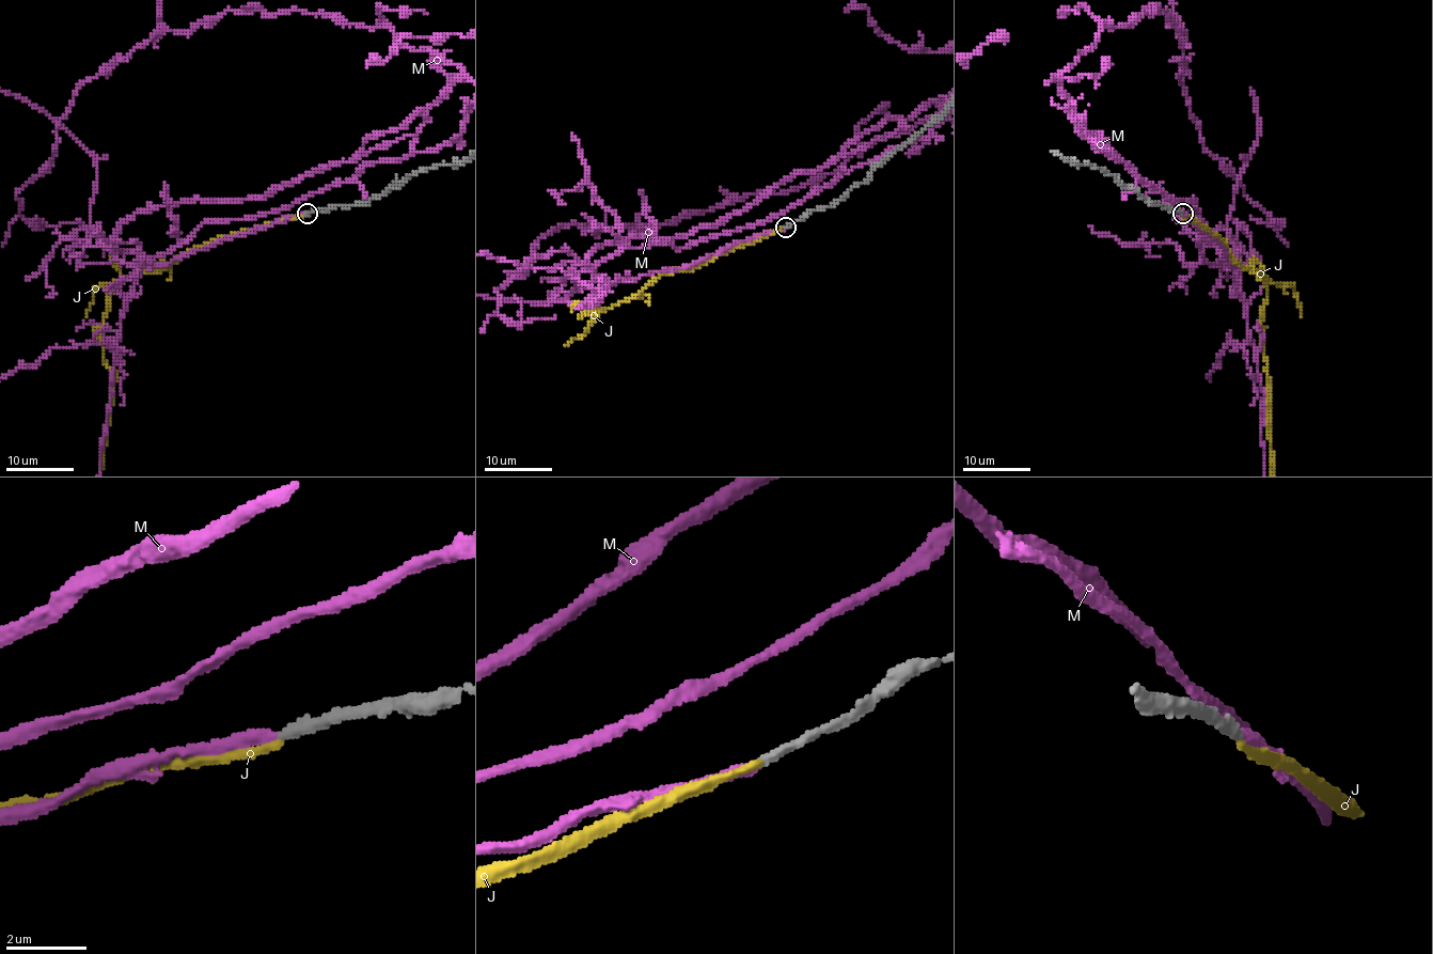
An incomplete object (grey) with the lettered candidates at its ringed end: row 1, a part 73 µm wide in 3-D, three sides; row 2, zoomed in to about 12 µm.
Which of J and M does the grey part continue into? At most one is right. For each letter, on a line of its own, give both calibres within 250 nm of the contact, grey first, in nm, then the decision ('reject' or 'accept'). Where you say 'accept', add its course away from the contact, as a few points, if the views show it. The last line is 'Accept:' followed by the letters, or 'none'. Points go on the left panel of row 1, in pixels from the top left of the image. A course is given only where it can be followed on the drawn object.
J: 260 nm thick on the grey side, 180 nm on the other; reject
M: 260 nm thick on the grey side, 280 nm on the other; accept
Accept: M

